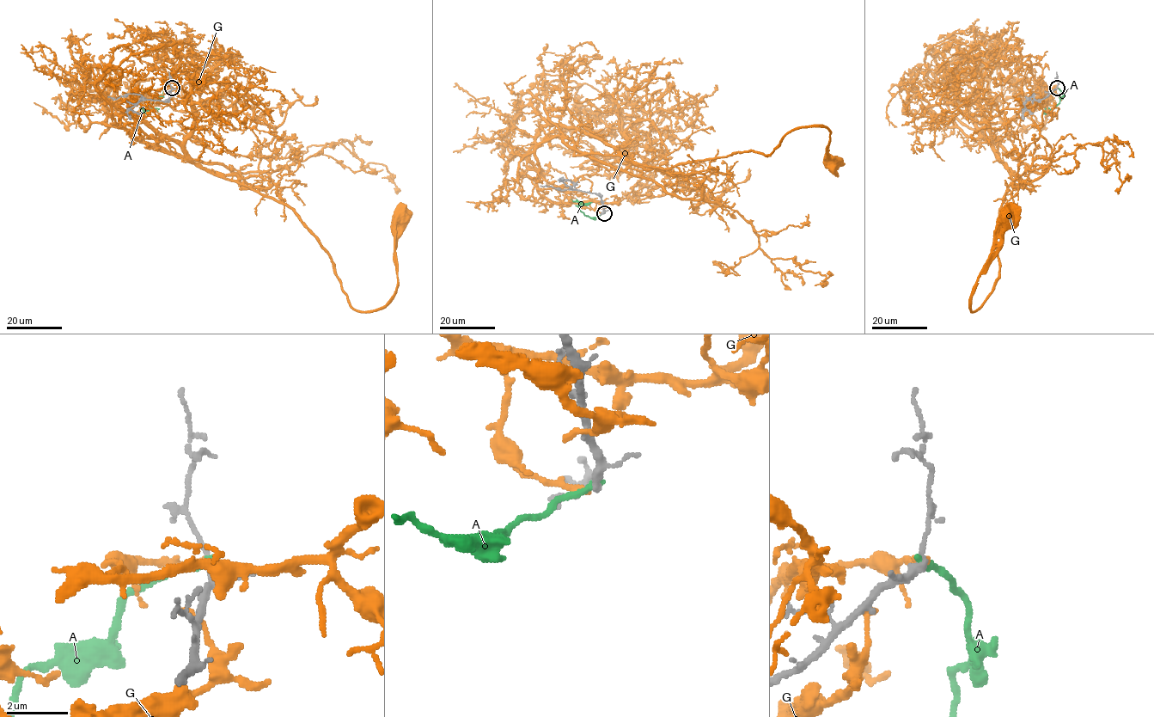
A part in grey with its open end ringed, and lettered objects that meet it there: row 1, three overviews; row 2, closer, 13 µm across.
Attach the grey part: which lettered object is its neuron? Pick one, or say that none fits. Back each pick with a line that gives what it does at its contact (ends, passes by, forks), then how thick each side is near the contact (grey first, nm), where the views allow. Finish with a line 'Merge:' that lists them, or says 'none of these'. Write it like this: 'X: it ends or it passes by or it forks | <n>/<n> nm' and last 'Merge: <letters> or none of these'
Merge: none of these

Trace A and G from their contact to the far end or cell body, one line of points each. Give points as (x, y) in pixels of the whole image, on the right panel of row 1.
A: (1057, 88), (1061, 91), (1059, 102), (1044, 113)
G: (1057, 87), (1028, 101), (970, 105), (1012, 180), (998, 219), (999, 276), (972, 311), (978, 276), (1006, 217)

